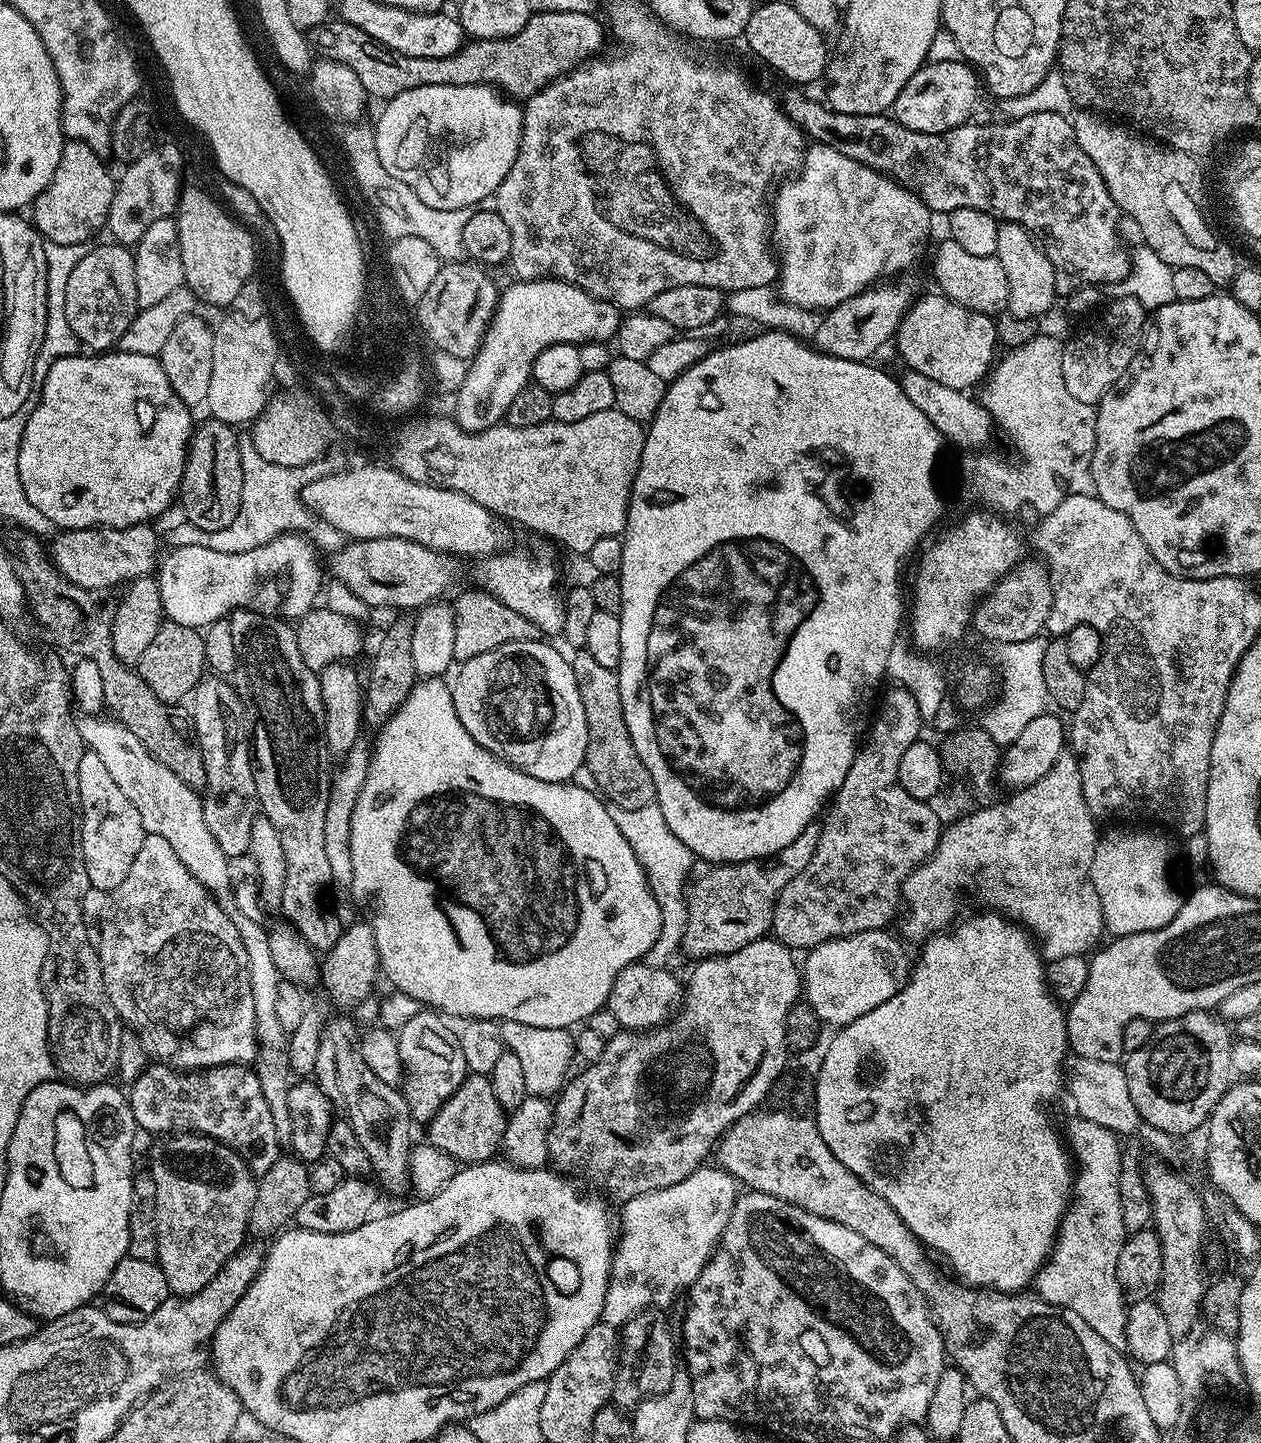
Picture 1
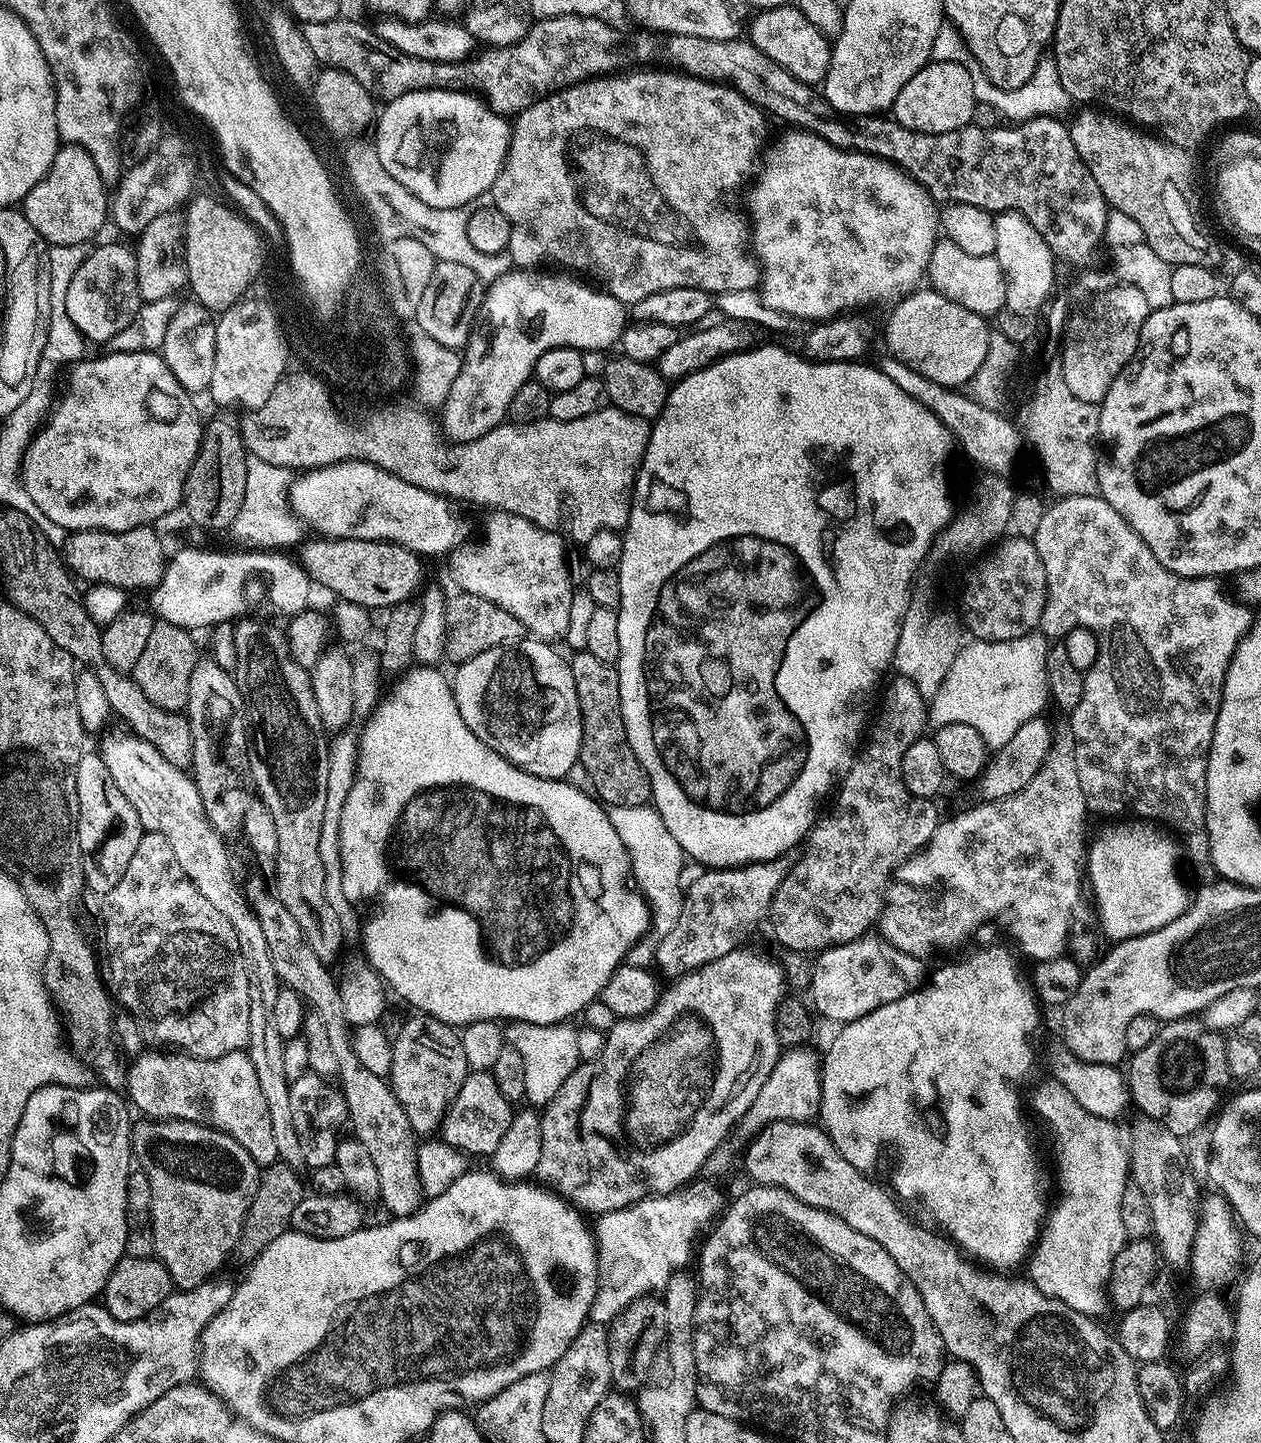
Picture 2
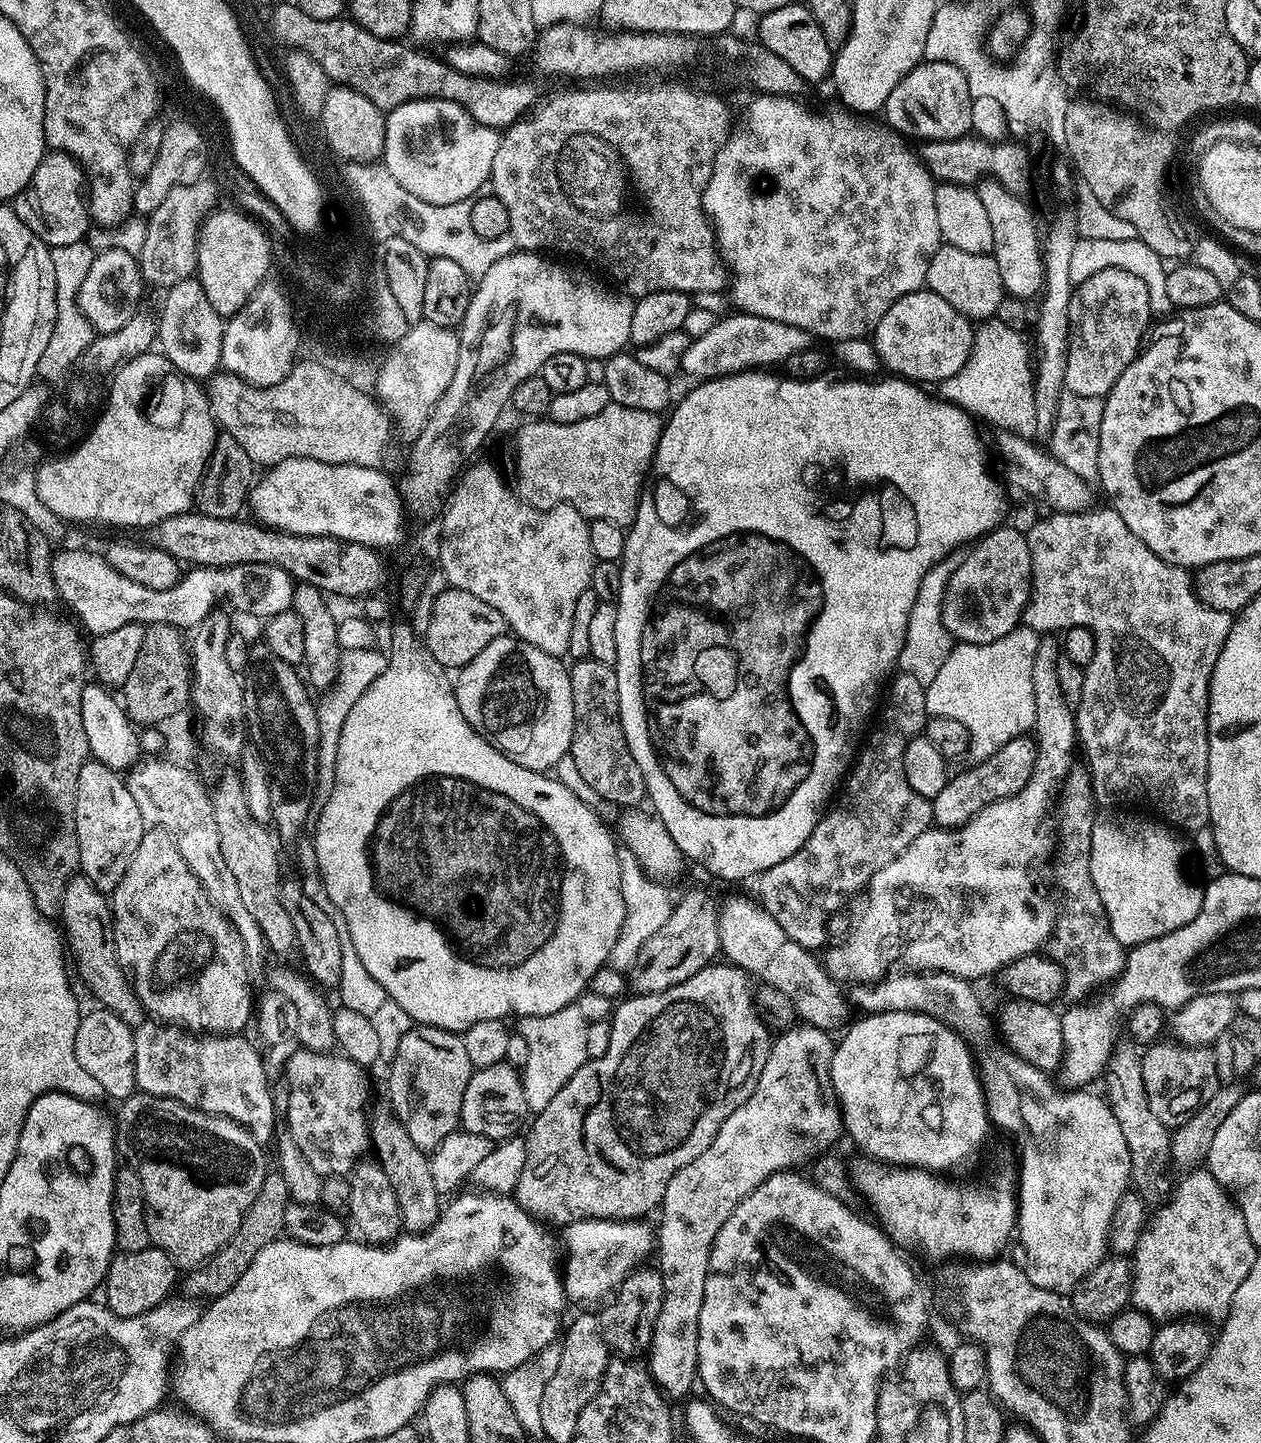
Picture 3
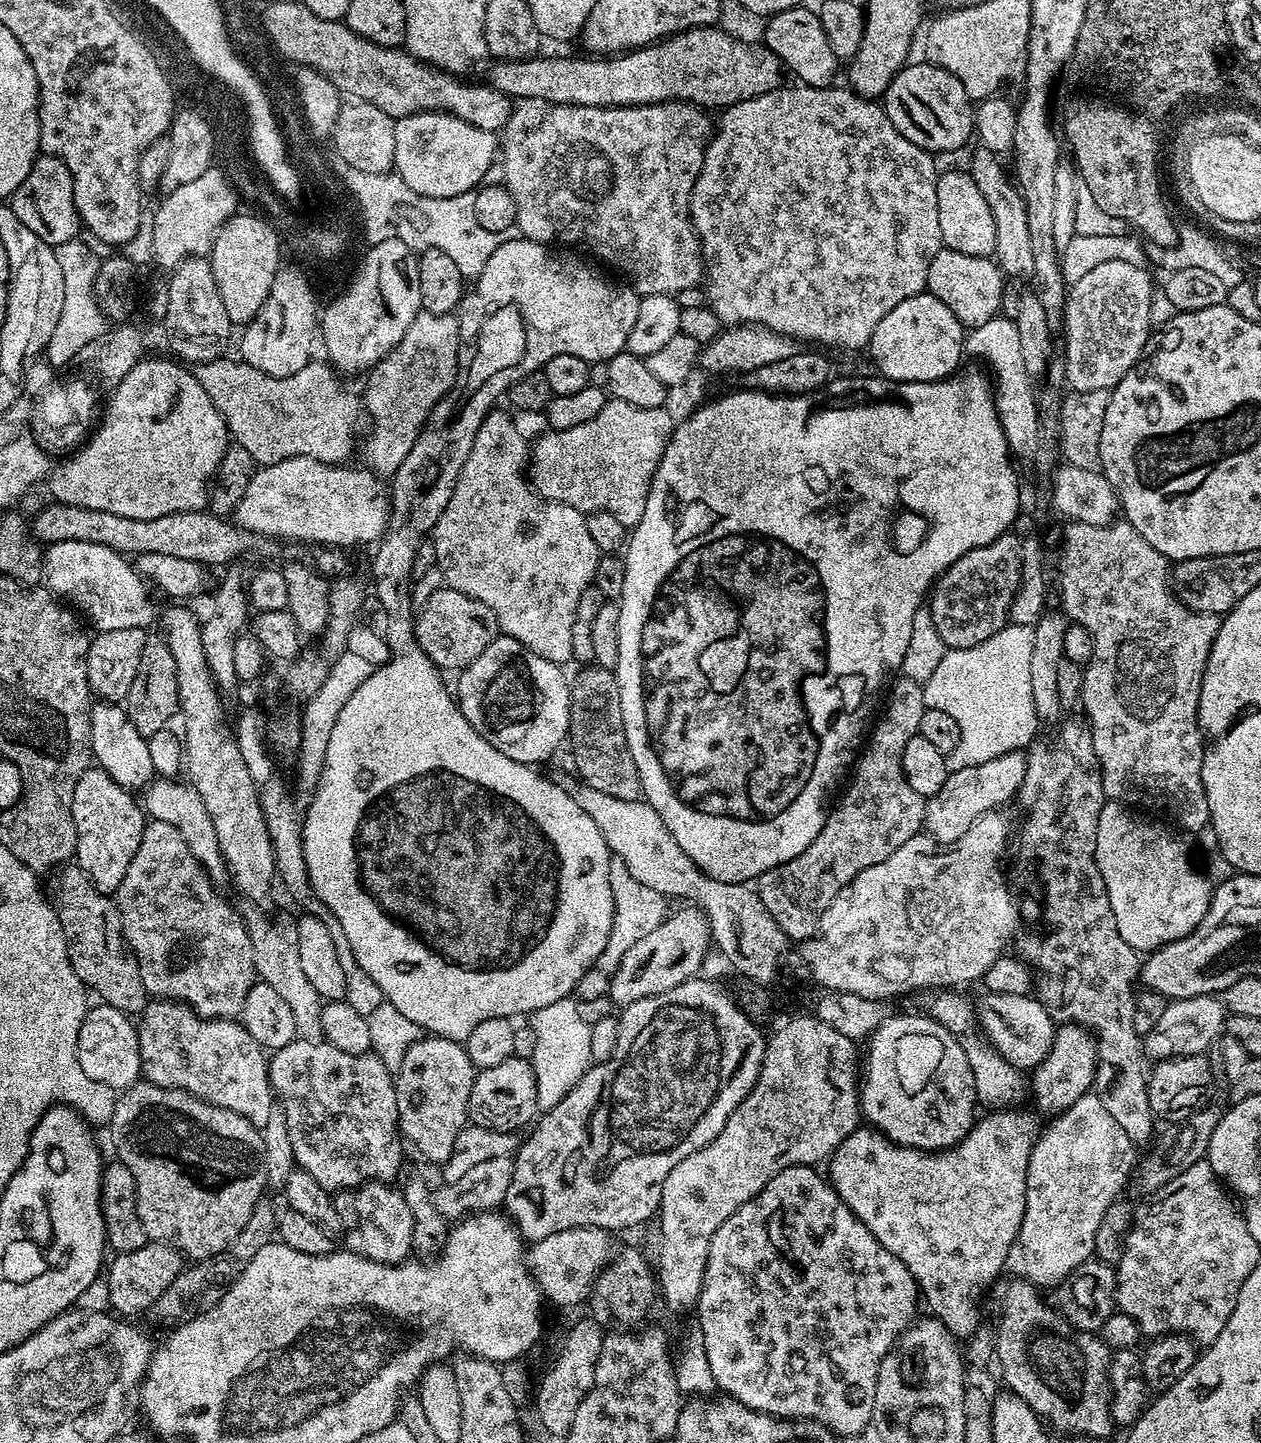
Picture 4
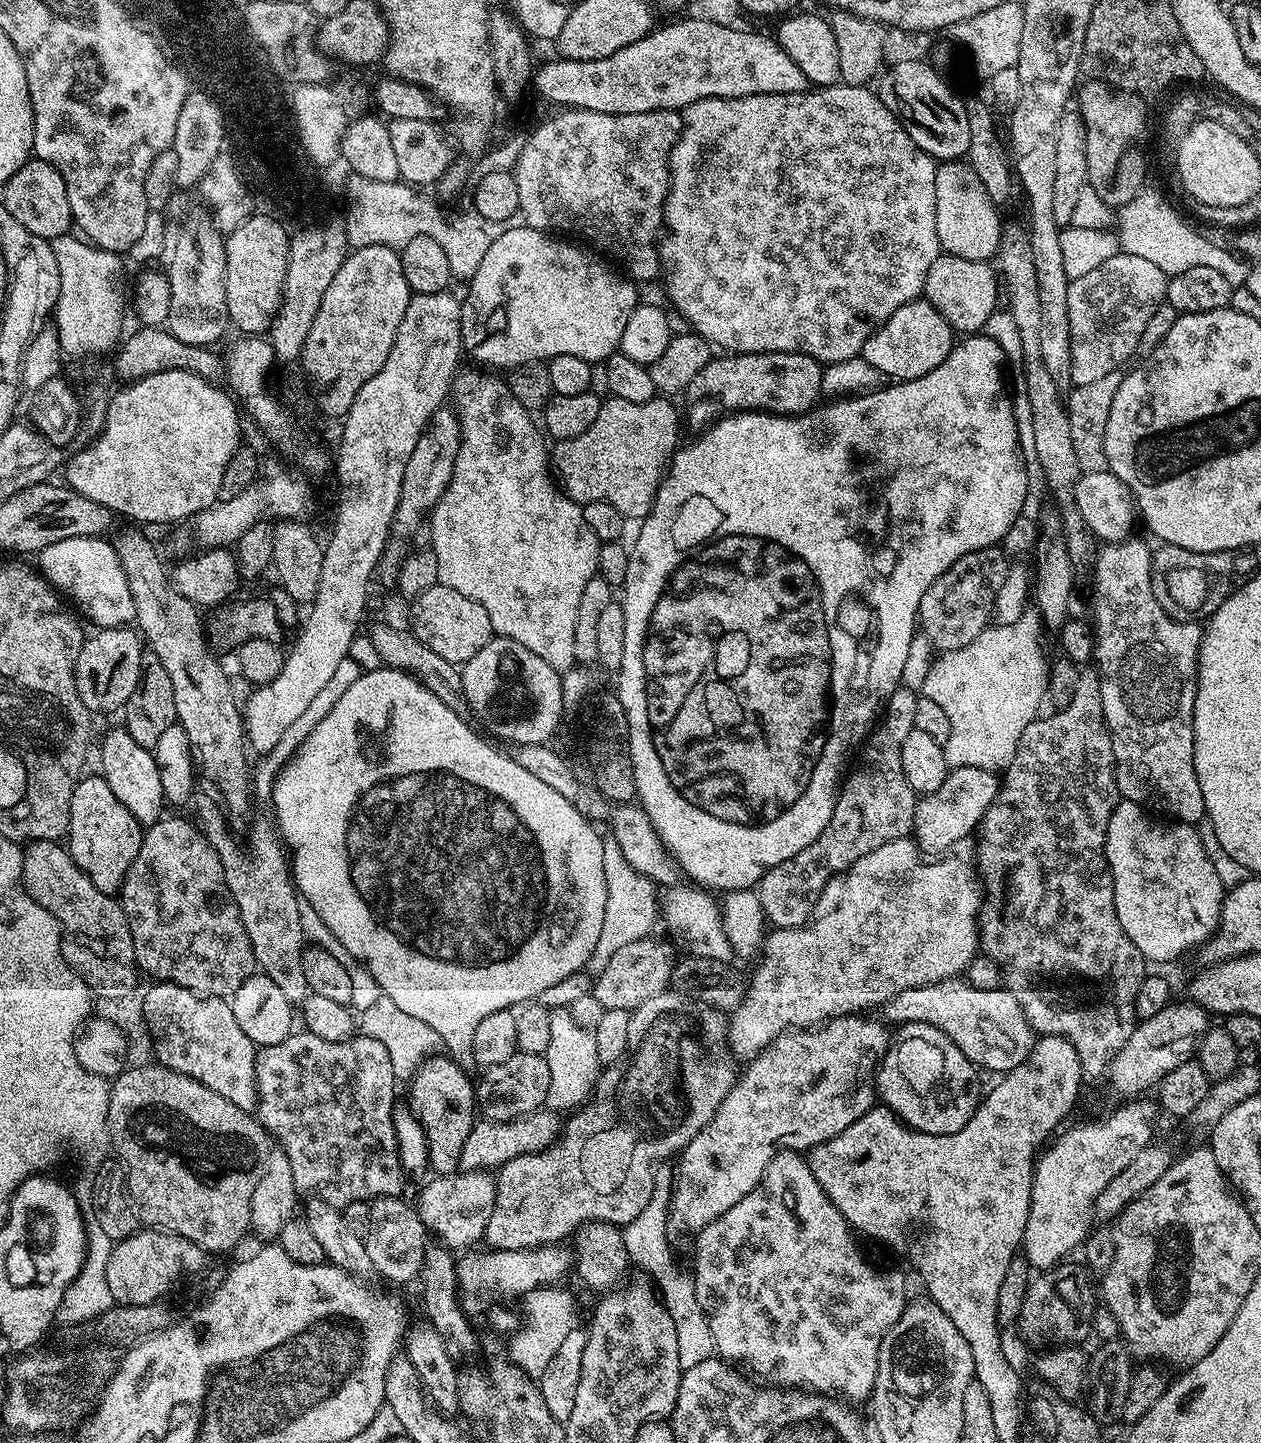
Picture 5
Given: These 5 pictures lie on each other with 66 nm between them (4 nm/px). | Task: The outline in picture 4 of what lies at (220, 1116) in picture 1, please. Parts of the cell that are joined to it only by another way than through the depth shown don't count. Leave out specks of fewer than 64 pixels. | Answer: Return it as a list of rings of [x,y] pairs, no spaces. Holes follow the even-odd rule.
[[[152,998],[147,1001],[144,1011],[138,1016],[138,1029],[140,1038],[140,1056],[143,1079],[151,1080],[154,1084],[161,1084],[163,1088],[181,1088],[184,1092],[189,1092],[198,1097],[199,1100],[210,1102],[214,1106],[222,1106],[226,1110],[234,1110],[234,1114],[242,1114],[242,1118],[250,1121],[255,1128],[262,1129],[266,1126],[266,1122],[270,1117],[270,1106],[274,1101],[274,1093],[272,1091],[272,1083],[268,1077],[268,1061],[265,1049],[260,1047],[258,1042],[254,1042],[251,1034],[244,1029],[243,1024],[232,1018],[209,1018],[200,1016],[192,1008],[183,1002],[169,1000],[167,998]]]

